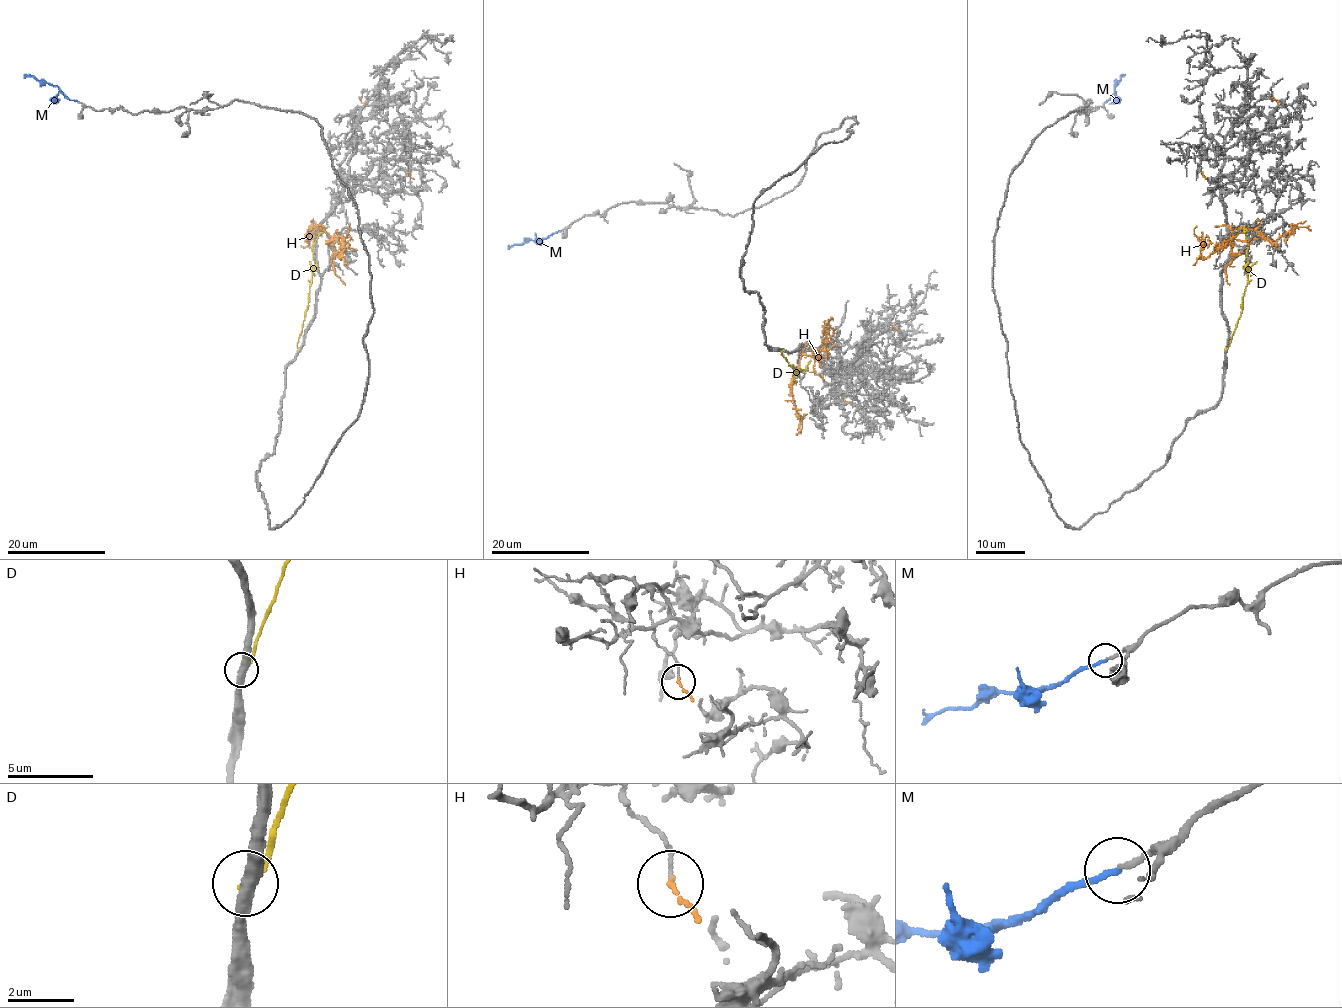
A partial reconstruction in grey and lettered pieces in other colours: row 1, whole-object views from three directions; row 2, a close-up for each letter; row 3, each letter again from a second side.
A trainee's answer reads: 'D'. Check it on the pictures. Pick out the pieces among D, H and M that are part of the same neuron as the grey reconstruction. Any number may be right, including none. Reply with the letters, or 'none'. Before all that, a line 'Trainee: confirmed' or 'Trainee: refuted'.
Trainee: refuted
M

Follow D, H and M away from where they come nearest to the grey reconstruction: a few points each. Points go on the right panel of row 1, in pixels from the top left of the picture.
D: (1226, 348), (1240, 315), (1242, 297), (1248, 281), (1245, 232), (1235, 227)
H: (1201, 172), (1194, 234), (1202, 256), (1228, 240), (1231, 228), (1255, 229), (1271, 241), (1298, 227), (1310, 230)
M: (1106, 101), (1125, 74)

